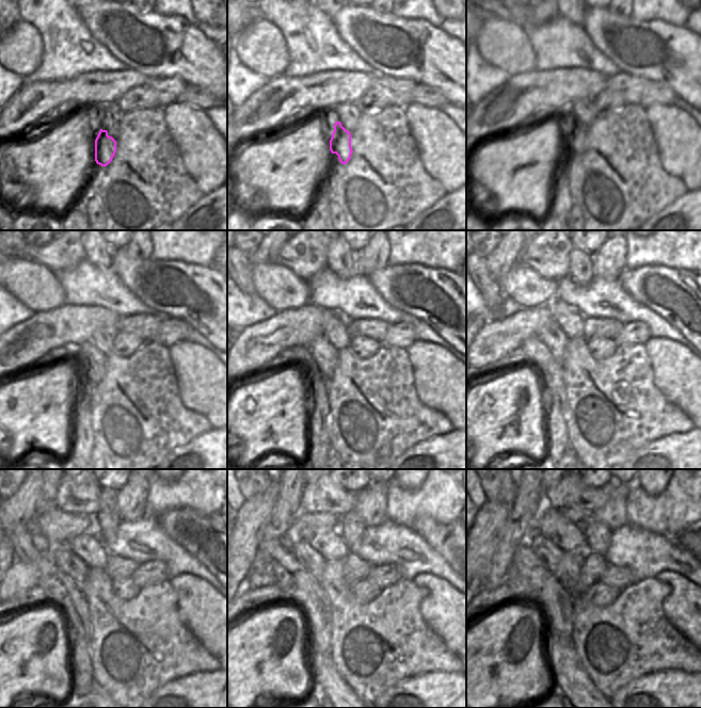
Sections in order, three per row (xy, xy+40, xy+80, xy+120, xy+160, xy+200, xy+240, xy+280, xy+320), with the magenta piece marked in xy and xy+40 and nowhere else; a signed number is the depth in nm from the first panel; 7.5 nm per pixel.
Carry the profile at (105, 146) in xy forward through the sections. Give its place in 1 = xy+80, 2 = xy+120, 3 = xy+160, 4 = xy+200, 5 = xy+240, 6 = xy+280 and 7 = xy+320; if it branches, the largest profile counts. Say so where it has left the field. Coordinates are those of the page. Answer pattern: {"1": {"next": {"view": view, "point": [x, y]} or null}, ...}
{"1": {"next": {"view": "xy+80", "point": [574, 132]}}, "2": {"next": {"view": "xy+120", "point": [91, 363]}}, "3": {"next": {"view": "xy+160", "point": [324, 355]}}, "4": {"next": {"view": "xy+200", "point": [552, 334]}}, "5": {"next": {"view": "xy+240", "point": [65, 559]}}, "6": {"next": {"view": "xy+280", "point": [307, 557]}}, "7": {"next": {"view": "xy+320", "point": [550, 554]}}}

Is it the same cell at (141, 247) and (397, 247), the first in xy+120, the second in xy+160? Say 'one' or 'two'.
two

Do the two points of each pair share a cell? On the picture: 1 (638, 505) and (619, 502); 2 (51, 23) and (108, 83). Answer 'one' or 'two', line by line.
1: two
2: two

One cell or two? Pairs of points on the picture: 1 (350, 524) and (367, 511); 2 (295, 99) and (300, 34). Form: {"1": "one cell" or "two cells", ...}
{"1": "two cells", "2": "two cells"}

